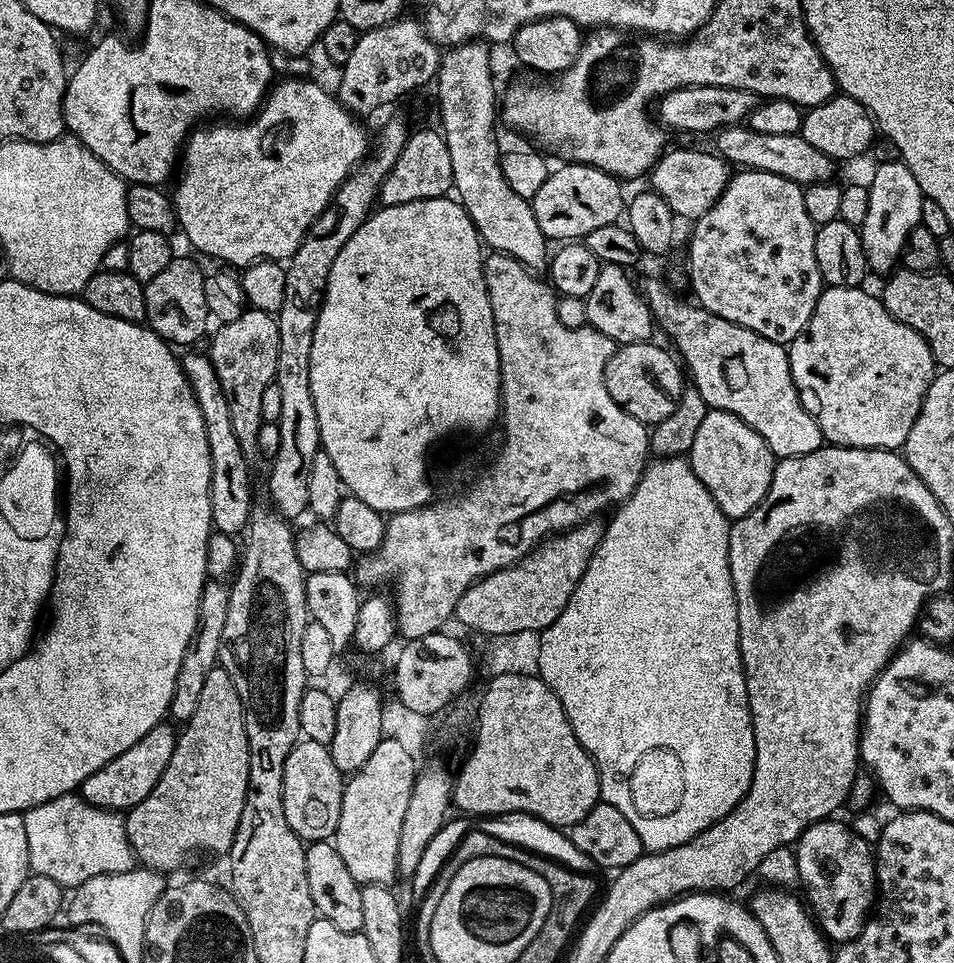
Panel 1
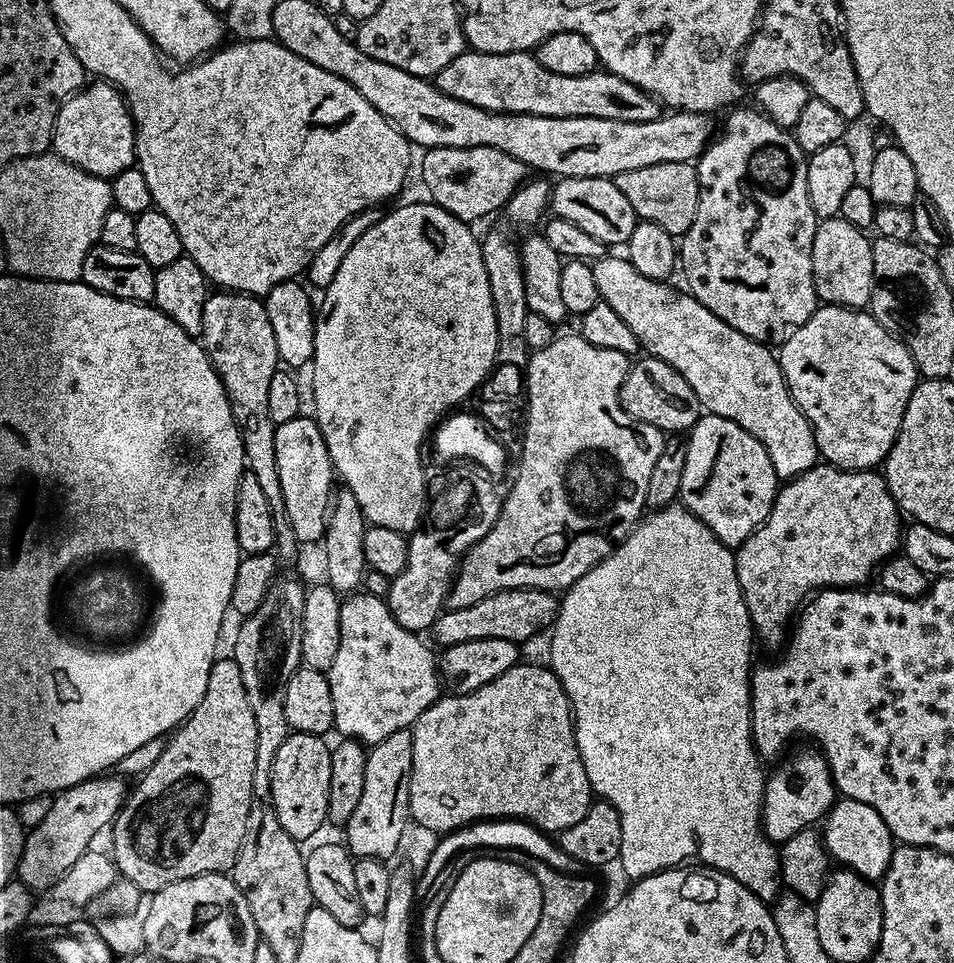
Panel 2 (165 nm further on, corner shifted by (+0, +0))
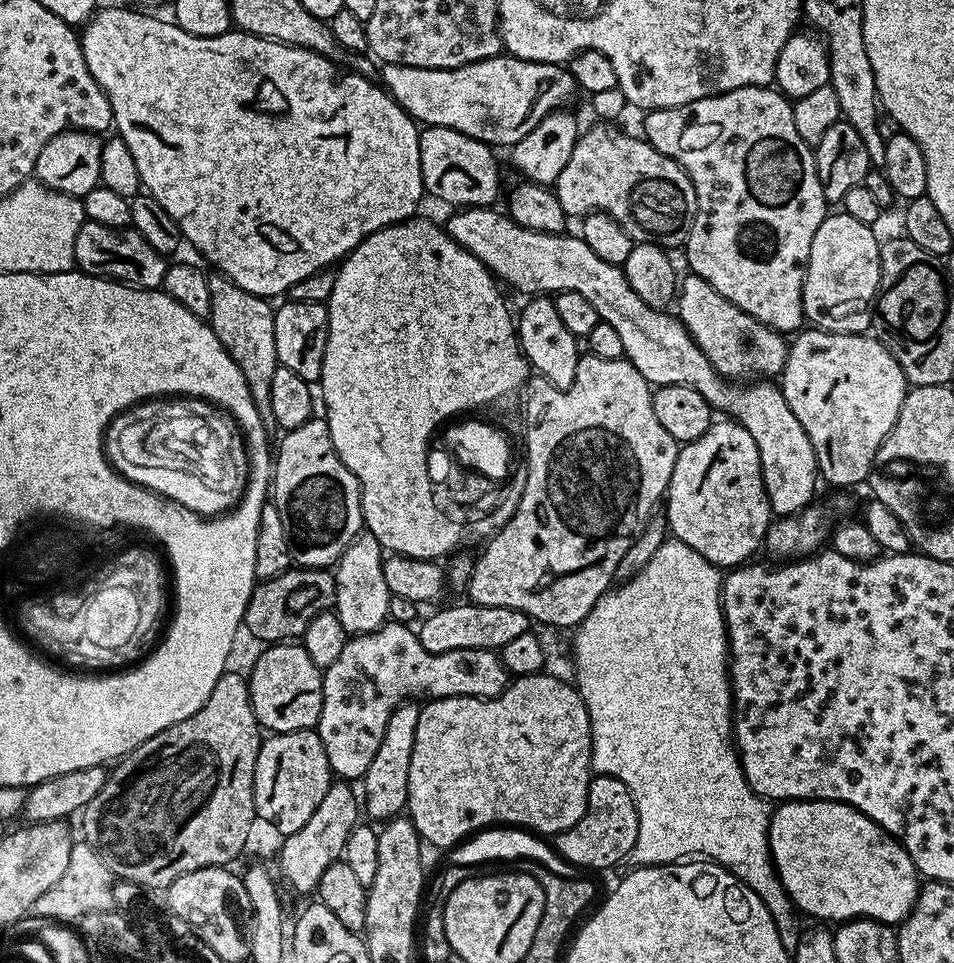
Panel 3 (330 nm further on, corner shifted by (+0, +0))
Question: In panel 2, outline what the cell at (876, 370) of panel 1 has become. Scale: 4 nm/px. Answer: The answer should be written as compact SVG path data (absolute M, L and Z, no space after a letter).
M824 304L817 307L816 312L802 327L794 330L788 340L783 341L778 348L778 359L784 380L788 384L788 392L794 398L794 402L802 410L802 414L810 422L812 433L816 439L816 451L827 463L835 468L849 470L872 470L883 465L888 452L894 446L898 430L902 426L902 414L906 414L906 402L910 402L910 394L916 389L918 373L916 363L910 354L910 350L897 336L891 336L884 327L874 319L871 311L844 308L841 304Z

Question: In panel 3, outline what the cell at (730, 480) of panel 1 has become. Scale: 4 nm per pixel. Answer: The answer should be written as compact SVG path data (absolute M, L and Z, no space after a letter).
M720 418L712 423L694 442L683 445L676 453L674 474L666 493L666 515L669 533L675 539L686 542L690 550L698 550L702 558L721 570L731 570L751 561L756 551L761 551L764 537L774 520L774 513L762 478L762 462L758 458L758 446L750 438L750 430L731 418Z

